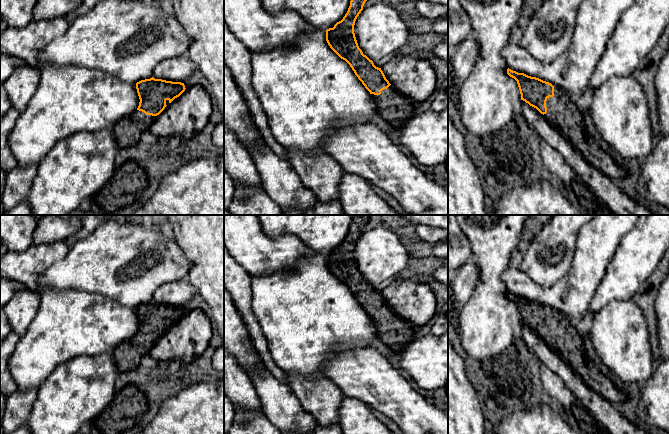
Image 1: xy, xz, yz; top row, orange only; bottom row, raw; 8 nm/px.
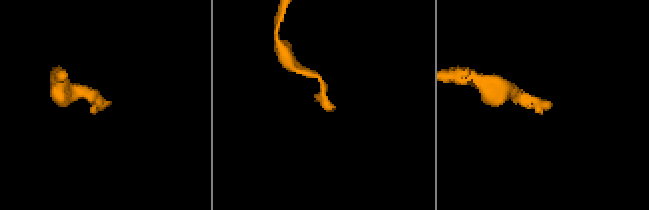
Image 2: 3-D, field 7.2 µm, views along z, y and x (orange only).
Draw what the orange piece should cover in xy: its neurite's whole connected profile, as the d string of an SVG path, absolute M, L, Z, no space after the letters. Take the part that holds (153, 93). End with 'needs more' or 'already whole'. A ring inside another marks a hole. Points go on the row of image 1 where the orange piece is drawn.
M152 77L137 82L136 89L140 99L138 108L112 127L118 149L139 145L141 134L151 127L156 117L186 88L181 82Z | needs more

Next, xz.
M351 0L343 19L326 30L330 48L345 60L365 88L370 92L379 118L387 121L397 131L414 112L413 101L399 93L386 79L381 68L374 65L359 48L354 25L367 0Z | needs more

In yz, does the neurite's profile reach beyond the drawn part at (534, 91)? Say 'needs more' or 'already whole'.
needs more

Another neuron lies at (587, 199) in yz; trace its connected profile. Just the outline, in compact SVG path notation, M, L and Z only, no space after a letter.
M572 182L571 189L575 193L580 206L590 215L614 215L614 213L583 183Z

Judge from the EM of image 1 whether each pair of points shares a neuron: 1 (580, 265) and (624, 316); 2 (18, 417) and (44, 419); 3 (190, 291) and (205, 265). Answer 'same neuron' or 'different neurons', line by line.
1: different neurons
2: different neurons
3: different neurons

